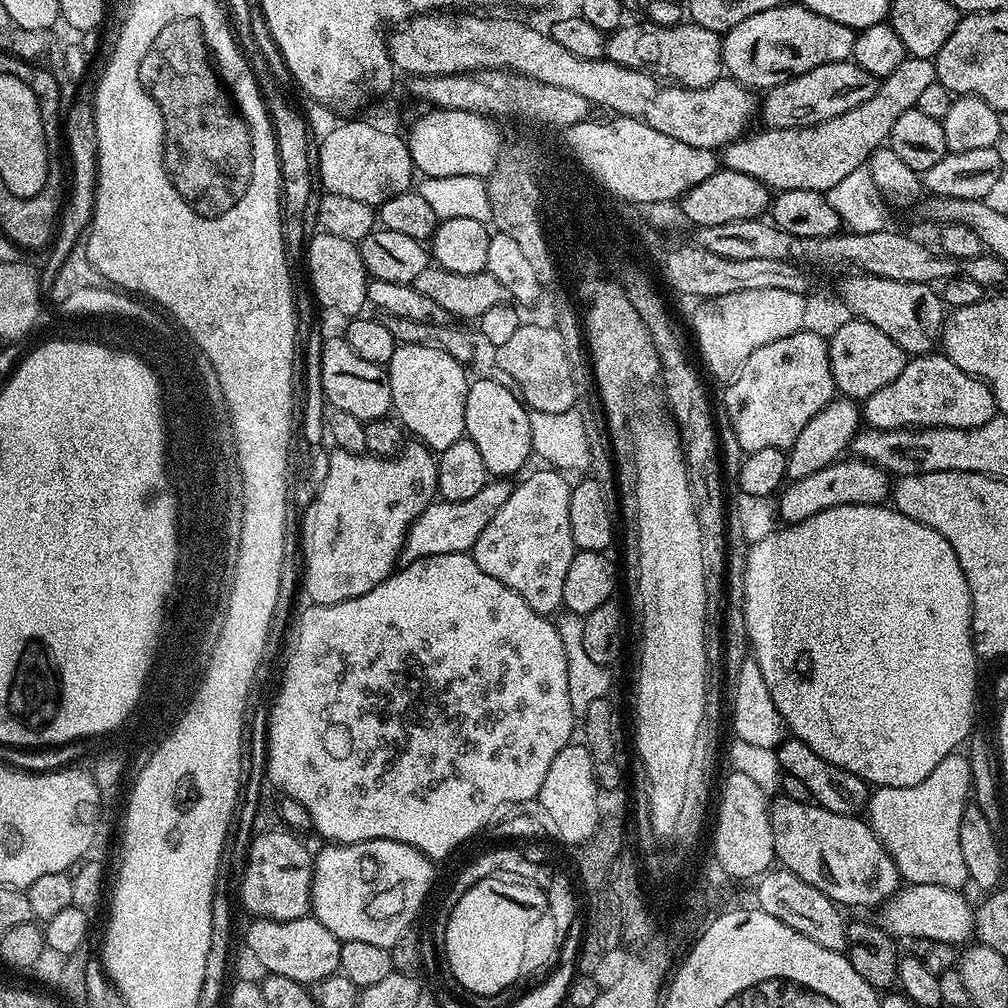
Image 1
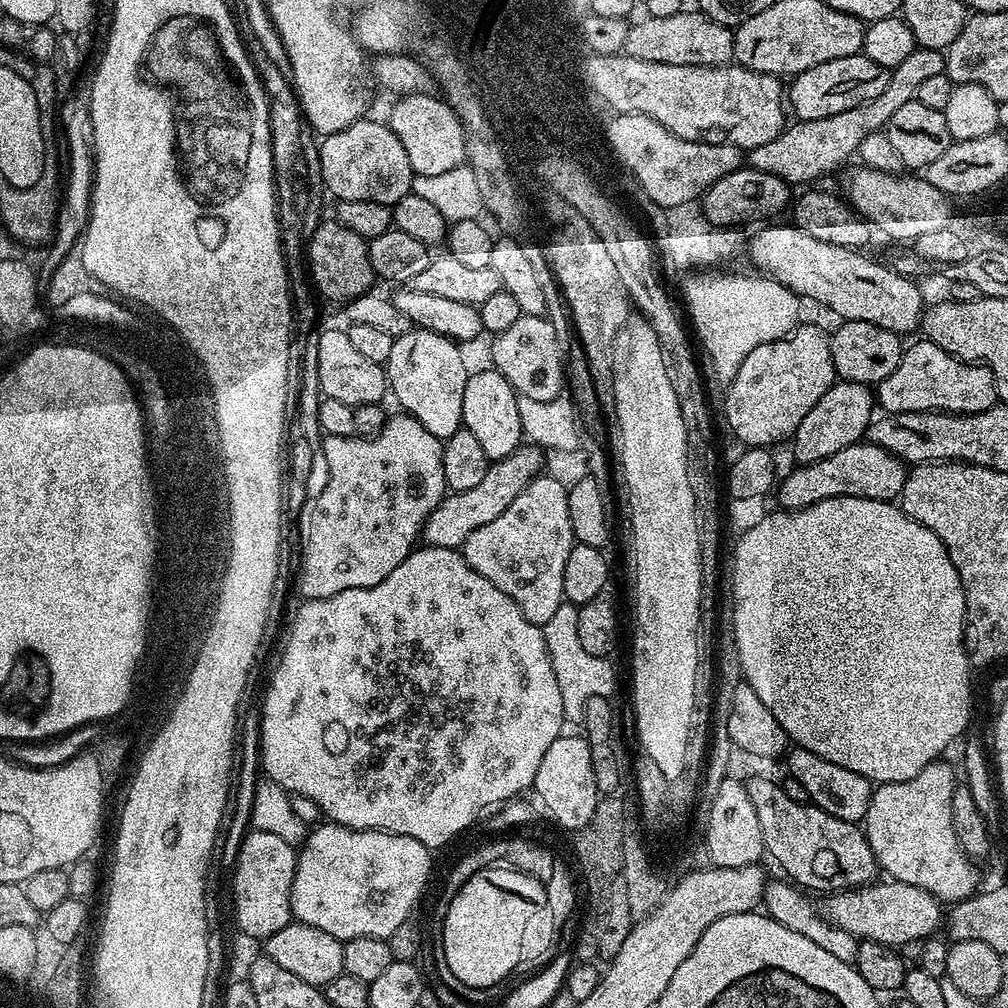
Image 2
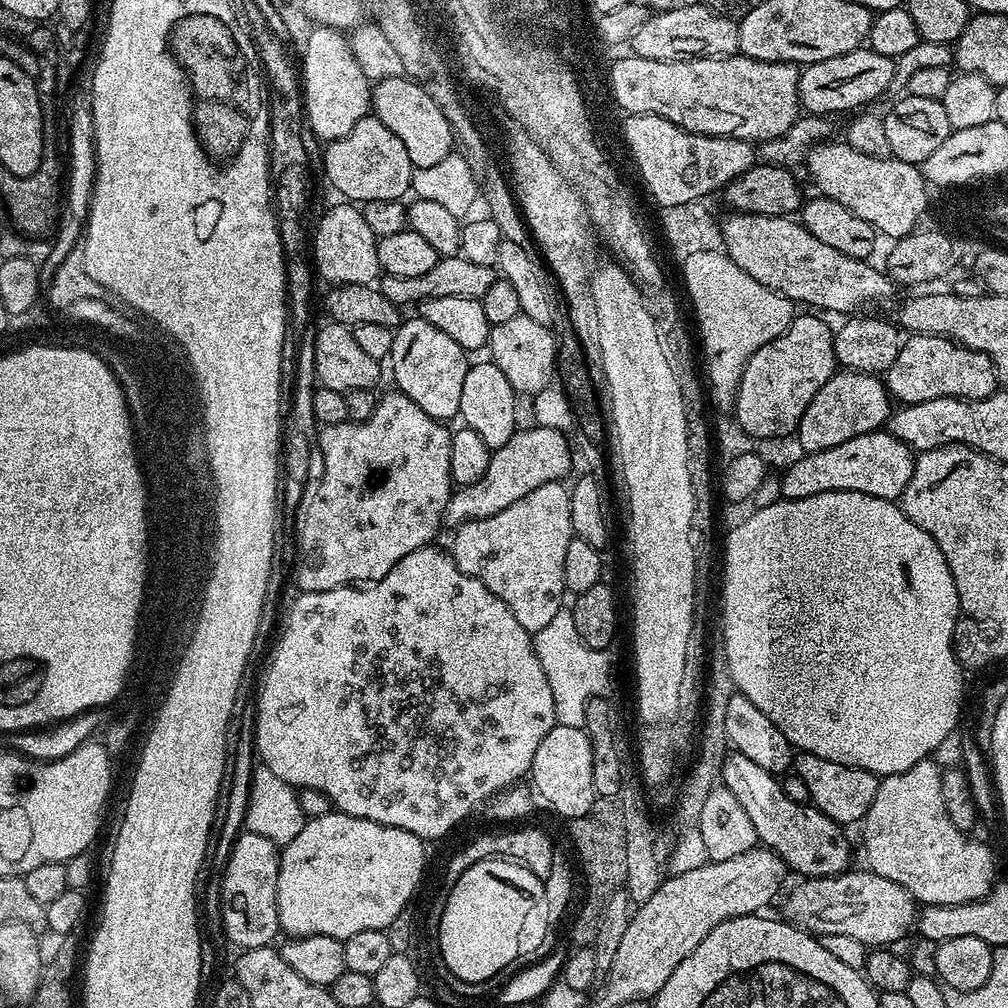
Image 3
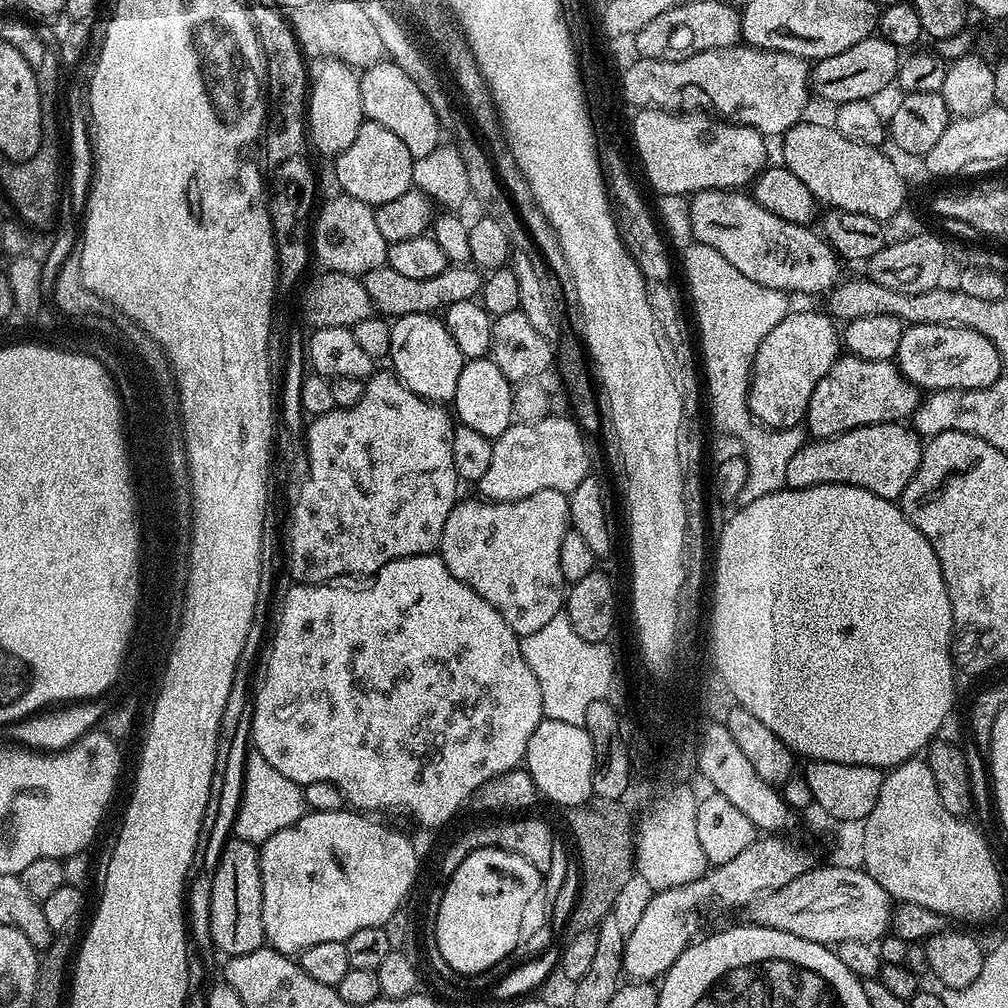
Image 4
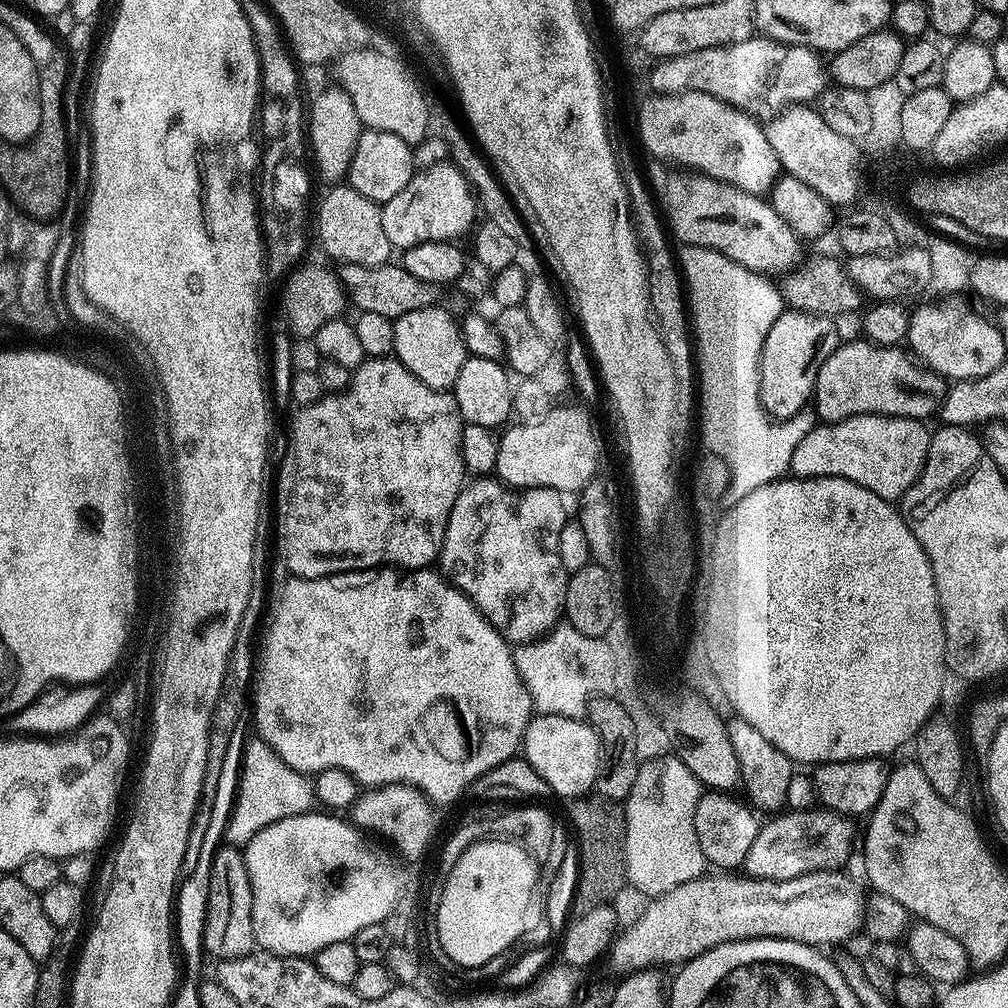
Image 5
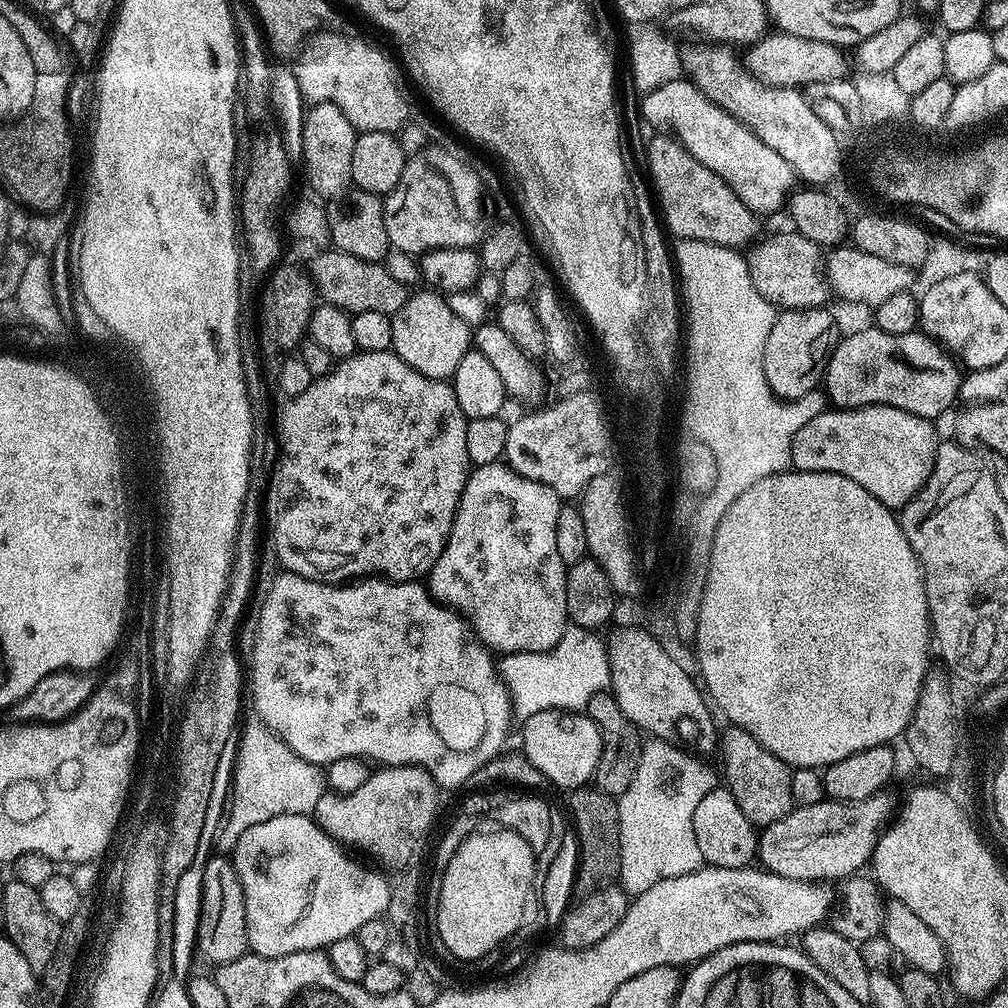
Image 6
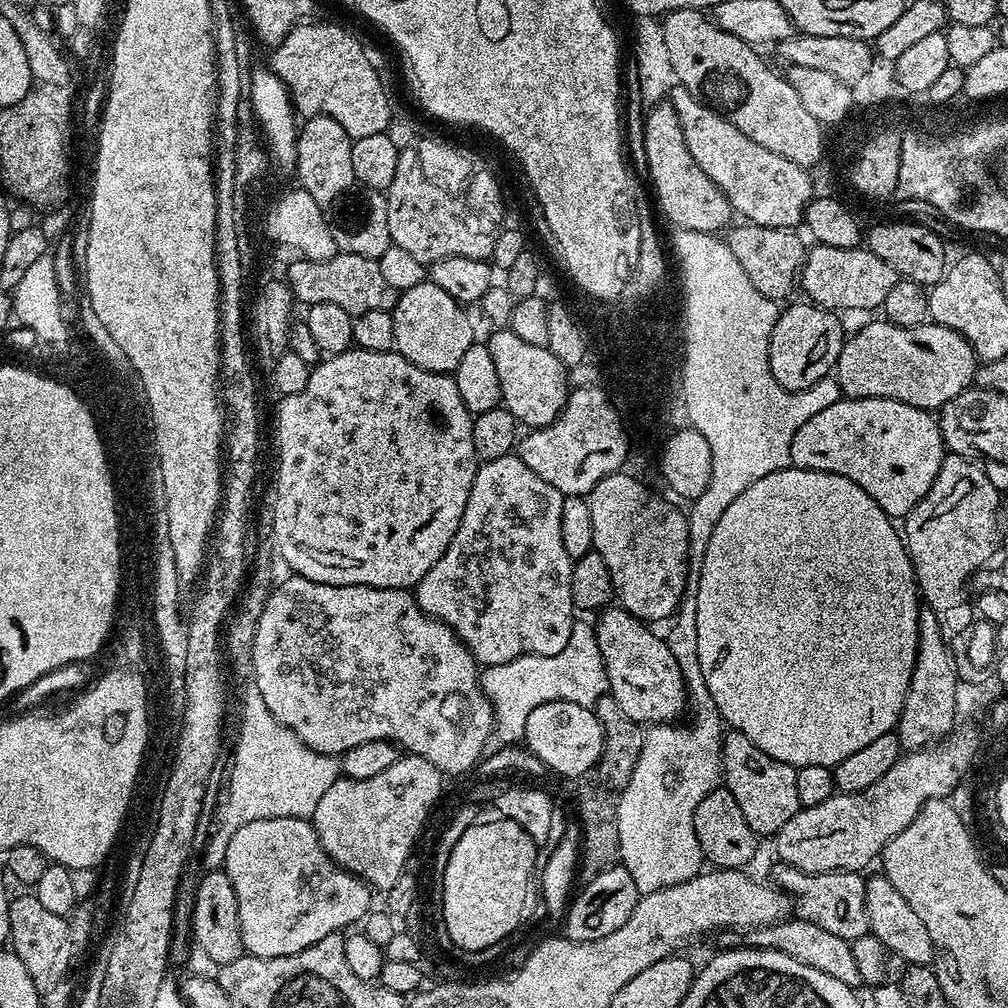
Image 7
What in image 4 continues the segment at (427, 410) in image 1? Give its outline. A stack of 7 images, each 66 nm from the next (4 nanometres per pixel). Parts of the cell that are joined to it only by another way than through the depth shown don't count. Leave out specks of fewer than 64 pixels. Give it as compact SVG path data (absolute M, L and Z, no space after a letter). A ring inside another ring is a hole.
M431 312L406 314L395 317L391 326L390 350L387 354L387 359L392 360L391 371L423 400L447 405L458 390L458 374L462 374L462 366L466 361L462 350L458 350L458 342L450 338L450 330L446 330L443 319Z

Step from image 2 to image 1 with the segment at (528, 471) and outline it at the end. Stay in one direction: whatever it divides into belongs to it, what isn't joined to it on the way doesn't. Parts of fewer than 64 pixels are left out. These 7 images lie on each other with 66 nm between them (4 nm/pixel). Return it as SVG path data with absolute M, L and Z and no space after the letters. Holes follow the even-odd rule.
M492 478L486 486L482 486L482 490L478 490L478 494L474 494L474 498L466 498L462 502L440 498L429 504L410 526L408 536L404 540L404 547L400 550L400 560L404 564L409 564L418 558L434 554L471 553L478 542L478 534L482 534L490 518L494 518L494 514L498 514L498 510L506 506L506 498L510 498L513 487L511 479Z

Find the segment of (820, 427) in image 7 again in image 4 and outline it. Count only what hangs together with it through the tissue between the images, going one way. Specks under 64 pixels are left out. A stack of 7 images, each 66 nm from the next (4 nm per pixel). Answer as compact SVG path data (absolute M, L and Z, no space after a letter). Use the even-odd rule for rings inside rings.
M903 423L863 425L836 437L805 443L786 466L786 485L809 488L815 484L849 484L896 502L914 478L921 458L922 440L911 427Z

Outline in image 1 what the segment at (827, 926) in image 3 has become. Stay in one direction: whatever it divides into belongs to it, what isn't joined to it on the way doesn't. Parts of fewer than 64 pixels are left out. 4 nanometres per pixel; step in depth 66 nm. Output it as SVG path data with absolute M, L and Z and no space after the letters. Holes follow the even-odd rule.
M905 883L899 892L895 892L889 900L879 905L880 929L901 941L933 940L936 944L967 945L976 931L976 914L973 905L968 905L964 894L963 891L941 884Z

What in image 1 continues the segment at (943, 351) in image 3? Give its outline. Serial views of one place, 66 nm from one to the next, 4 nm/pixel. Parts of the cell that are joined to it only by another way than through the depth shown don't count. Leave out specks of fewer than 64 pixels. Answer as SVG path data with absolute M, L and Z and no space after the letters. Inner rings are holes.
M943 354L912 356L911 359L905 363L902 374L898 374L898 378L894 378L894 382L890 382L890 386L882 386L882 390L870 394L868 399L863 401L862 404L863 423L867 425L867 427L881 428L882 430L890 430L891 428L973 428L974 426L982 426L986 422L990 422L990 418L994 418L997 414L996 399L994 398L994 394L988 389L987 383L983 380L977 380L976 377L970 374L966 374L961 368L954 366L954 362L950 362L950 358Z

